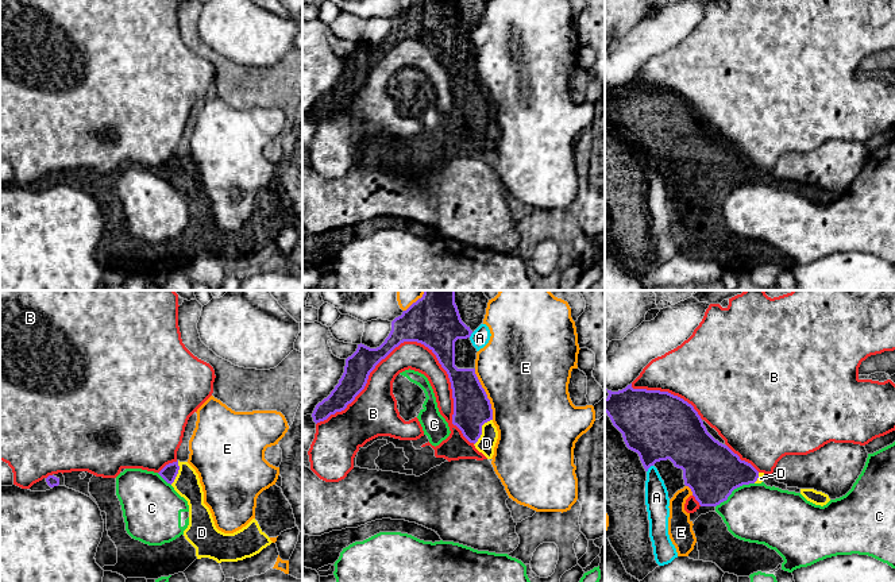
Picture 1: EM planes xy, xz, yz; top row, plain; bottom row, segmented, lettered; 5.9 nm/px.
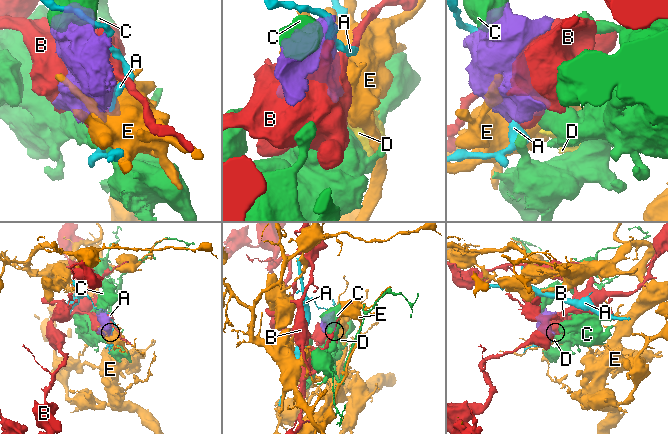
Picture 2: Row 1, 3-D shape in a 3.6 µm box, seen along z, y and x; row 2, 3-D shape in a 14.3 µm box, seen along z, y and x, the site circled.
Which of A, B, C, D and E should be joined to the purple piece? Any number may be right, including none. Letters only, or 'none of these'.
D

